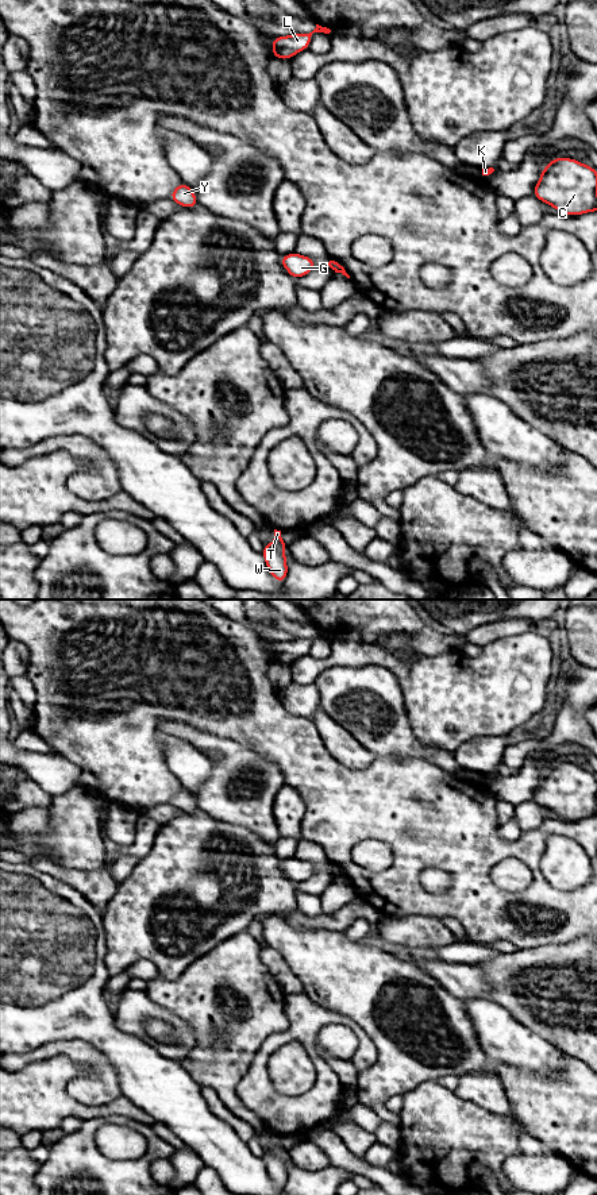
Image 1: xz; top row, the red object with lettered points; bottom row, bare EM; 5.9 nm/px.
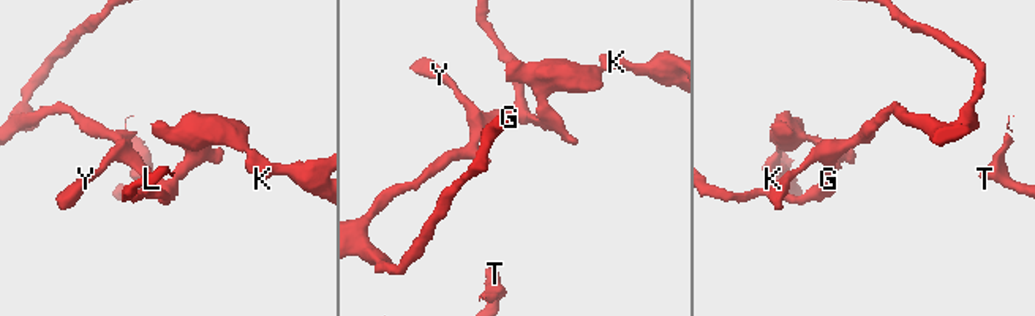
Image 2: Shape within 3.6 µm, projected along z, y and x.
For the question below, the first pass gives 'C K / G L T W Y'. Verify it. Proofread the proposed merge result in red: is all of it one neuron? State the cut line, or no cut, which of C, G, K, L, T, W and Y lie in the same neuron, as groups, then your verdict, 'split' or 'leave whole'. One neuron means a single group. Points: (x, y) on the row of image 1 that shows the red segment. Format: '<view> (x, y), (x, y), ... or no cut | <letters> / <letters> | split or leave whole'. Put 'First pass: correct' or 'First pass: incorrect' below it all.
xz (335, 261), (331, 269) | C K / G L T W Y | split
First pass: correct

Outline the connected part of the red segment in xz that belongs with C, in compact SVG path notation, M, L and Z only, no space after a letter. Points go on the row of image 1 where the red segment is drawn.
M554 158L544 166L534 196L570 216L594 212L597 171L571 158Z

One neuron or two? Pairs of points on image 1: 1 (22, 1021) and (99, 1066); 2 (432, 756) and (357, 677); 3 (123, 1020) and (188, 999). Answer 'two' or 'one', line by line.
1: two
2: one
3: two

